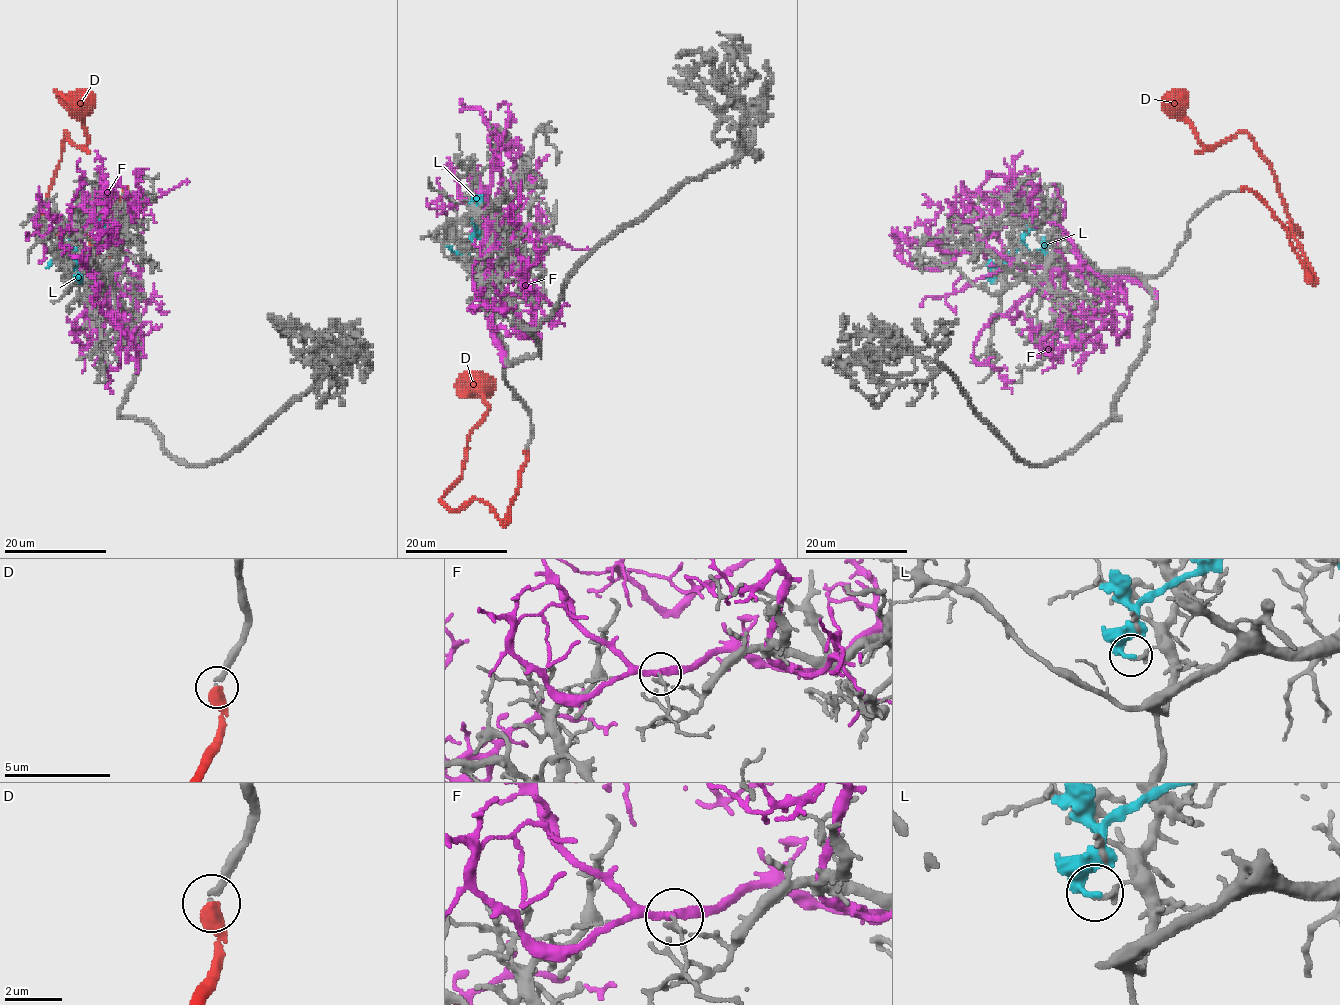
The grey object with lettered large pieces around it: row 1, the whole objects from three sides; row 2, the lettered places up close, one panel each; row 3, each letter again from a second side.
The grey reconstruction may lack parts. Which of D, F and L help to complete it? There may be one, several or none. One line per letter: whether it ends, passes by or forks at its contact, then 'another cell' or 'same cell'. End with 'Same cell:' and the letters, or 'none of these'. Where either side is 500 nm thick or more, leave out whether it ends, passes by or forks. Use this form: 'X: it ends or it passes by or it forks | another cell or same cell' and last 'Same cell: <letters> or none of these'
D: same cell
F: it passes by | another cell
L: it ends | another cell
Same cell: D

